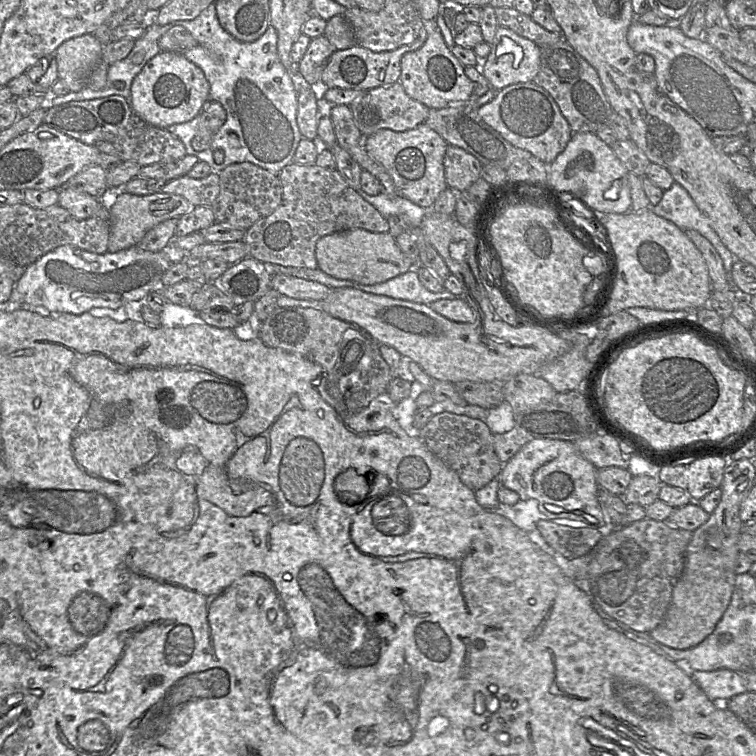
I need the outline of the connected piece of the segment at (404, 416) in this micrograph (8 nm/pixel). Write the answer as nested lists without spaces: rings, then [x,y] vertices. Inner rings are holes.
[[[414,380],[411,383],[410,395],[409,397],[399,401],[392,401],[387,392],[379,395],[373,400],[377,402],[383,402],[386,405],[389,405],[389,409],[392,412],[392,415],[400,425],[400,427],[408,434],[409,436],[419,436],[419,430],[413,426],[413,417],[416,412],[416,398],[418,395],[423,392],[425,389],[423,385]]]

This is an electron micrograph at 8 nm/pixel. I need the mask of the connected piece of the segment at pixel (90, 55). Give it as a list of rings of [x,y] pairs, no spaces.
[[[84,34],[63,42],[55,51],[58,77],[72,92],[87,86],[88,78],[102,60],[104,45],[95,34]]]

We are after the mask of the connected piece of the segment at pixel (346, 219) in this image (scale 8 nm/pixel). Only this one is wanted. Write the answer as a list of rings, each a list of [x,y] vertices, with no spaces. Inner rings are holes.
[[[292,162],[282,168],[277,175],[281,184],[280,203],[270,215],[257,220],[246,230],[242,241],[247,246],[247,257],[280,266],[316,269],[315,245],[323,236],[351,229],[376,233],[388,232],[386,218],[359,196],[345,182],[337,169],[326,170],[316,165],[299,165]]]

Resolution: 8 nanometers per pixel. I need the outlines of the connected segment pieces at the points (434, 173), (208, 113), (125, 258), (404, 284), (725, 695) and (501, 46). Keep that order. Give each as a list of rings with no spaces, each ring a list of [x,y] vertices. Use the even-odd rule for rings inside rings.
[[[425,123],[403,132],[378,130],[363,138],[367,154],[390,176],[395,195],[426,210],[430,210],[439,194],[448,188],[443,166],[447,146],[444,139]]]
[[[208,101],[199,115],[198,130],[191,141],[191,147],[196,151],[209,148],[212,137],[226,120],[226,112],[217,101]]]
[[[62,245],[26,266],[15,286],[23,305],[44,306],[50,312],[82,314],[92,308],[117,309],[127,302],[145,299],[150,291],[161,286],[162,275],[171,265],[172,262],[163,250],[146,251],[136,245],[118,252],[106,251],[102,254],[88,252],[73,245]]]
[[[415,269],[383,283],[374,285],[359,284],[358,290],[418,304],[431,304],[437,300],[453,300],[456,298],[454,294],[447,290],[437,293],[427,290],[419,281]]]
[[[730,669],[689,671],[691,678],[716,705],[723,705],[736,695],[747,692],[741,675]]]
[[[498,26],[490,52],[486,59],[479,60],[476,65],[488,80],[491,88],[501,90],[506,86],[530,82],[540,68],[540,48],[531,40],[521,37],[509,28]]]

